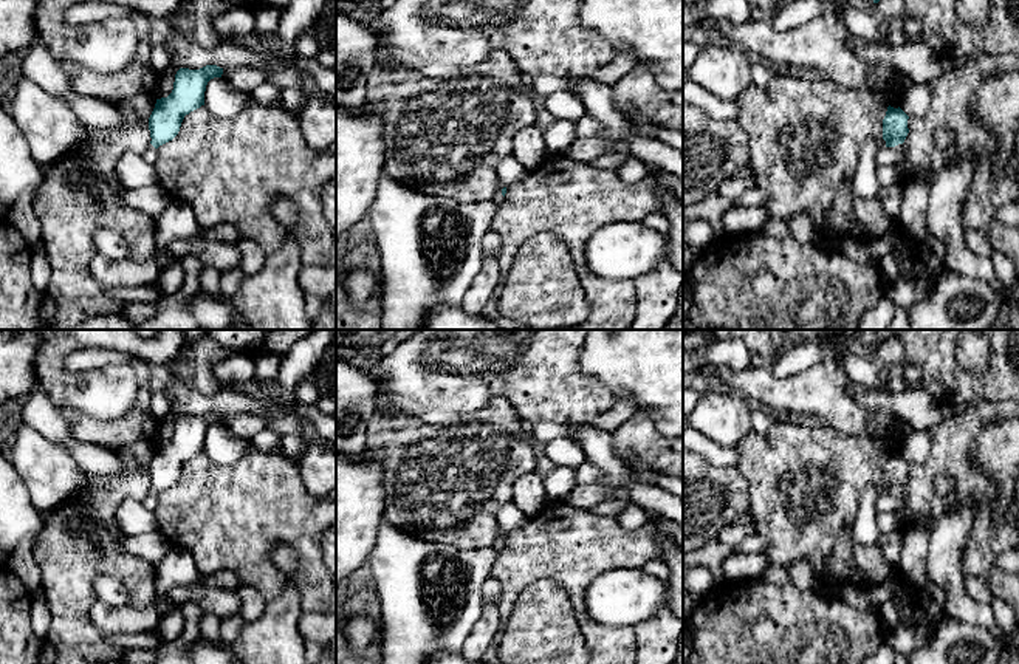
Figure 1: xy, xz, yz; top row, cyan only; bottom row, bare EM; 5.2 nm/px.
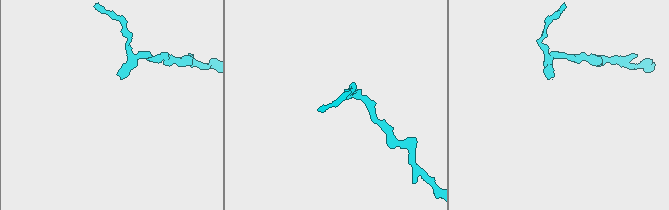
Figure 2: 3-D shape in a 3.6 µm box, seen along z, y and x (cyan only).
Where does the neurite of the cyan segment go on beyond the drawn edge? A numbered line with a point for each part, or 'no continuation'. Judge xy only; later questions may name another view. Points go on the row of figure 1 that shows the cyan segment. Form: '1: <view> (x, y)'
1: xy (150, 154)

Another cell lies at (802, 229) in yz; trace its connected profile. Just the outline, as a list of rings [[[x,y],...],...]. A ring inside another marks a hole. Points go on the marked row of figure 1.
[[[801,214],[787,221],[790,226],[790,234],[794,240],[798,240],[801,243],[822,241],[822,237],[819,235],[813,221],[807,215]]]

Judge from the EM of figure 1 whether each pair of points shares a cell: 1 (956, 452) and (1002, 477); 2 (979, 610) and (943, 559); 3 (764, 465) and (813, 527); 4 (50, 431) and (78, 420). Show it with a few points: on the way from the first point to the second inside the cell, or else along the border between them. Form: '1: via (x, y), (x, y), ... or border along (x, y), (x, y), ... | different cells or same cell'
1: border along (985, 471), (993, 485), (991, 492) | different cells
2: via (965, 602), (956, 593), (953, 581), (946, 573) | same cell
3: via (782, 477), (799, 494), (801, 517) | same cell
4: border along (58, 407), (70, 432), (78, 440), (99, 443) | different cells

